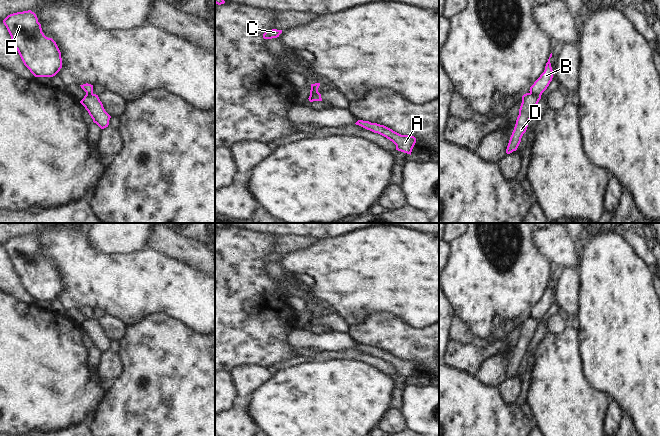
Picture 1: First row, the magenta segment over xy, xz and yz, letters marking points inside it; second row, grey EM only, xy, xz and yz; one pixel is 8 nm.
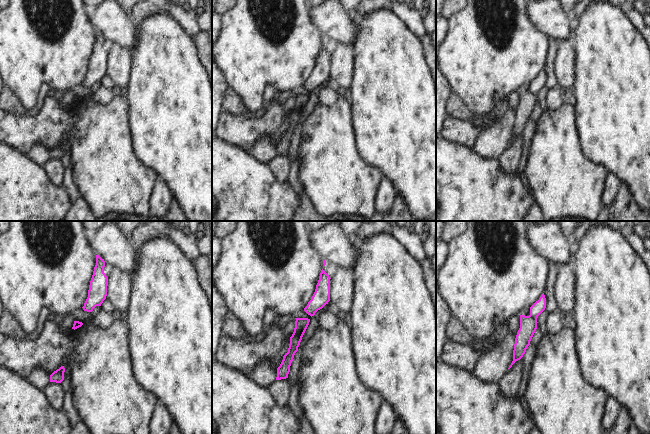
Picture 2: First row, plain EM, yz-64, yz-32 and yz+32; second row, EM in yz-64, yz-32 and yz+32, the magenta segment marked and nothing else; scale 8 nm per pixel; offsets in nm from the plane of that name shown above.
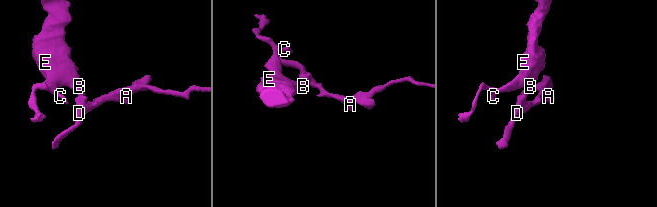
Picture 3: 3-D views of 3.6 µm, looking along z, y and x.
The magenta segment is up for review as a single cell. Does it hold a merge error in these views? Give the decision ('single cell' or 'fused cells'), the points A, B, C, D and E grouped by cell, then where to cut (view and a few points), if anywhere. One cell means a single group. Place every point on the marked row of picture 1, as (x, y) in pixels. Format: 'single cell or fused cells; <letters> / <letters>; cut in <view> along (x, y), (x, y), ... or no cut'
fused cells; A D / B C E; cut in xz along (310, 93), (320, 95)

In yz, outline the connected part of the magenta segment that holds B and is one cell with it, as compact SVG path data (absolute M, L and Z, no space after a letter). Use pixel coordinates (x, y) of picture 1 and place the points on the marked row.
M552 53L546 63L544 72L540 75L540 77L534 82L534 84L530 87L530 92L534 95L542 95L542 93L547 89L550 82L553 78L553 70L550 63L550 58L552 57Z

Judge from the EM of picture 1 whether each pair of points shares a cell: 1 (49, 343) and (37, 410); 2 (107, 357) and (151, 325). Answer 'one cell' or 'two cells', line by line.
1: one cell
2: two cells

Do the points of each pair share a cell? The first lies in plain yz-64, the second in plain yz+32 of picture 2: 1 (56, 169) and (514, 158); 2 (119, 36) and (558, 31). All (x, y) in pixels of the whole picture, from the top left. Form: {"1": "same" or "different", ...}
{"1": "same", "2": "same"}

